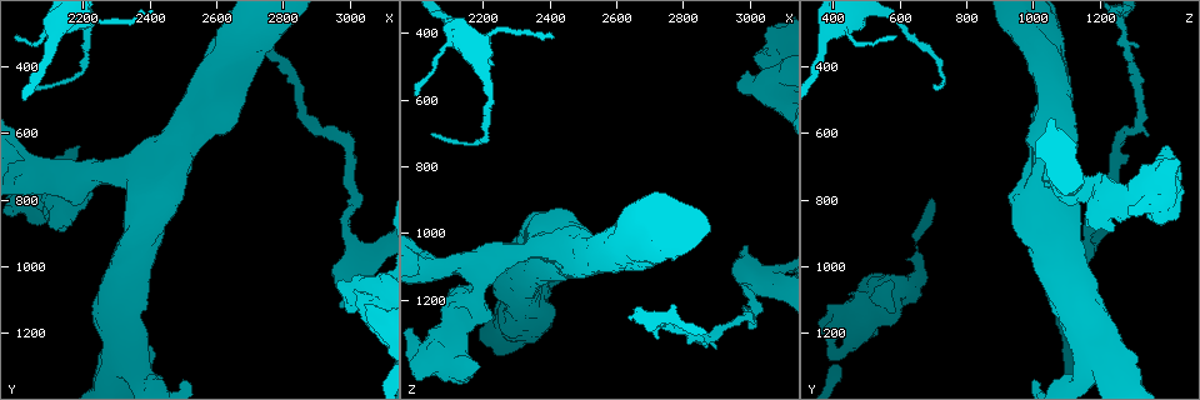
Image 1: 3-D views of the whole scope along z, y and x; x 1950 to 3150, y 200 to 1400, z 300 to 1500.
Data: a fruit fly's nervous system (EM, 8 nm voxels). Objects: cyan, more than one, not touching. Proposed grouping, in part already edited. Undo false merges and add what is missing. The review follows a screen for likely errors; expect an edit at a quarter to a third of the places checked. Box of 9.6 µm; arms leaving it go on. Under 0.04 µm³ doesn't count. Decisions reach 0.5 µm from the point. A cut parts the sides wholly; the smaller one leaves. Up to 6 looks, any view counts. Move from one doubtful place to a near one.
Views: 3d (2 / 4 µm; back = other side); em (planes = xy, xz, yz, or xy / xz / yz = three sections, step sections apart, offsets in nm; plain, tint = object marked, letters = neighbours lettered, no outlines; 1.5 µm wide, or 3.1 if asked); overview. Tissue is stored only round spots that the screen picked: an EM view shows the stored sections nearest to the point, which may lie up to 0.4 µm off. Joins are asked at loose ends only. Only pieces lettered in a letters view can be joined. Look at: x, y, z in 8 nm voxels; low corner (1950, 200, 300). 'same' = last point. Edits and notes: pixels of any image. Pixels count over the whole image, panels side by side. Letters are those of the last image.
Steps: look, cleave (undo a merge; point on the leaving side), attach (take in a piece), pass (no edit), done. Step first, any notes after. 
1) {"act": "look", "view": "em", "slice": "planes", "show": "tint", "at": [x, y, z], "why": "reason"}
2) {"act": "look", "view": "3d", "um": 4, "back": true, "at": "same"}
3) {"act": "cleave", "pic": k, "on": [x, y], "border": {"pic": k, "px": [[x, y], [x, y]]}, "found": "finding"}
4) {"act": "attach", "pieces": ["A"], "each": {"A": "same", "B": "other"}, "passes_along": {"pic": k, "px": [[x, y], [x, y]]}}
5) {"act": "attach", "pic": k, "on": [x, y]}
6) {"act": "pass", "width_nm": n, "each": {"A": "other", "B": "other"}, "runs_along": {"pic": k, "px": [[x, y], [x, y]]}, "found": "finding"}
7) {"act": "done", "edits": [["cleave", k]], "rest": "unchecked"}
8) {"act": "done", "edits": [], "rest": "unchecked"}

{"act": "look", "view": "3d", "um": 4, "at": [2970, 1110, 1060], "why": "free end"}

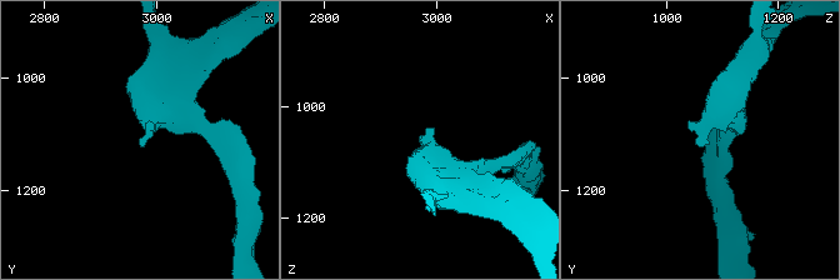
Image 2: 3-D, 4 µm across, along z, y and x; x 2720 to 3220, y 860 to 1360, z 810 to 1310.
{"act": "look", "view": "em", "slice": "xy", "step": 4, "show": "letters", "at": [2970, 1120, 1060], "why": "need the tissue"}

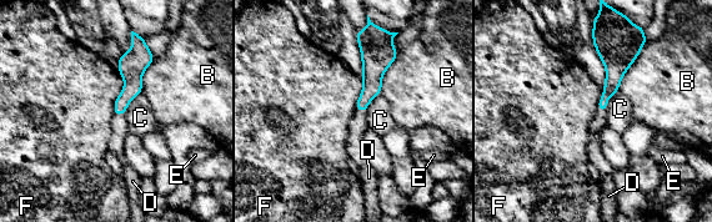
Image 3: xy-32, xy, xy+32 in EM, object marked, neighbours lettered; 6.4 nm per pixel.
{"act": "attach", "pieces": ["D"], "each": {"B": "other", "C": "other", "D": "same", "E": "other", "F": "other"}, "passes_along": {"pic": 3, "px": [[133, 87], [119, 115], [119, 124]]}, "found": "the neuron continues"}

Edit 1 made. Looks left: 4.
{"act": "look", "view": "overview"}

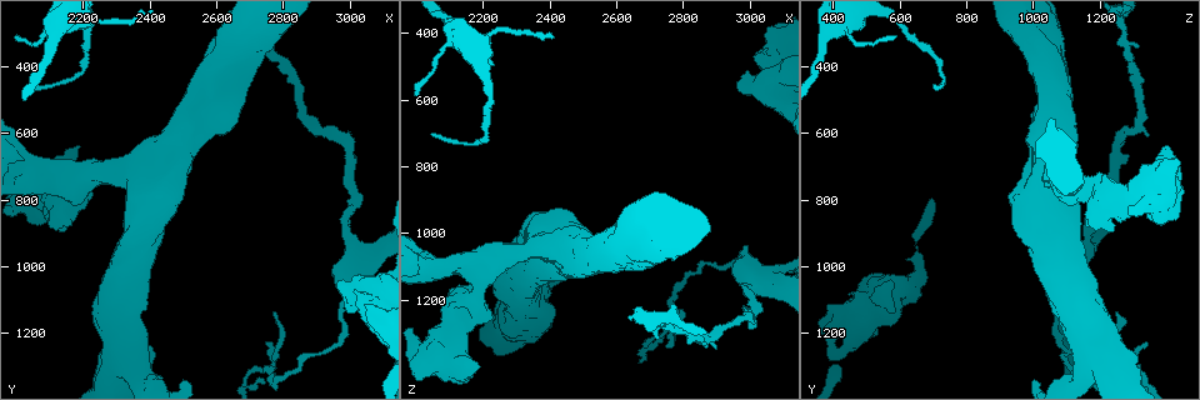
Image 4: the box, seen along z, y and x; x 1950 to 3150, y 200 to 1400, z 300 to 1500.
{"act": "look", "view": "em", "slice": "planes", "show": "plain", "at": [3010, 1080, 480], "why": "stops while still wide"}

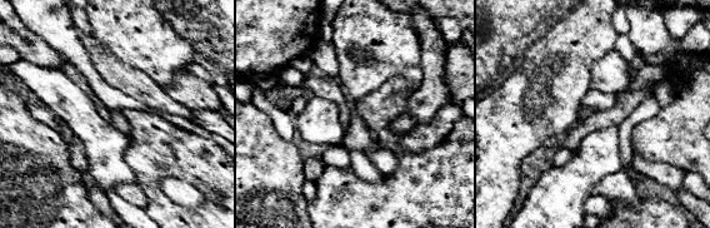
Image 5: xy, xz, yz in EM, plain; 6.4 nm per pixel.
{"act": "look", "view": "em", "slice": "planes", "show": "letters", "at": "same"}

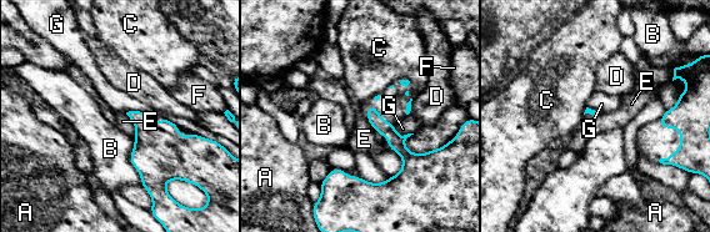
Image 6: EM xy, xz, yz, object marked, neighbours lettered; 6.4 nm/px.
{"act": "pass", "longest_contact_nm": ["B", 300], "each": {"A": "other", "B": "other", "C": "other", "D": "other", "E": "other", "F": "other", "G": "other"}, "border": {"pic": 6, "px": [[125, 112], [134, 125], [134, 137]]}, "found": "none of them fits"}

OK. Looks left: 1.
{"act": "done", "edits": [["attach", 3]], "rest": "unchecked"}

